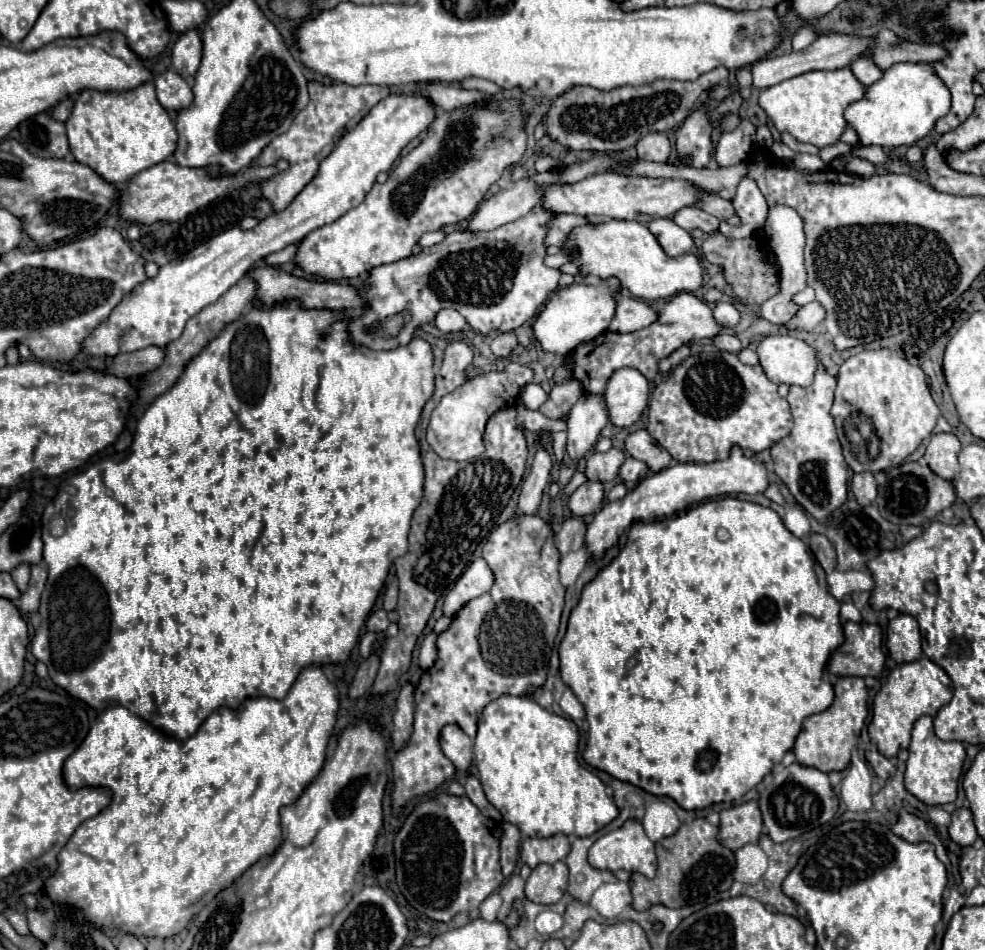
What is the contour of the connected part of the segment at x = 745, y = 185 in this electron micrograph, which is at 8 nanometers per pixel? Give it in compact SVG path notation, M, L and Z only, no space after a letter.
M742 179L736 191L736 197L732 199L734 213L742 217L742 225L726 225L726 221L720 223L720 231L730 239L742 239L752 235L754 231L762 229L768 215L768 205L764 195L760 193L758 185L752 179Z

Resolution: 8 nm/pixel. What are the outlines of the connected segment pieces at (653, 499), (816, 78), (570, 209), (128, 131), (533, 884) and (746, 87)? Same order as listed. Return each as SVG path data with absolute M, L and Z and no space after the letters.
M732 449L726 461L712 463L676 463L664 471L658 471L638 483L624 499L604 503L598 513L586 525L586 553L590 559L602 559L604 553L616 545L618 537L637 521L655 520L674 515L676 511L700 503L718 495L736 493L762 493L768 487L768 473L764 463L748 459L740 449Z
M848 67L834 71L808 71L798 77L786 79L760 93L760 107L780 133L790 133L802 143L816 145L818 149L838 141L846 127L844 109L864 97L864 87Z
M598 173L598 177L586 177L574 185L550 185L542 195L540 205L550 213L572 213L588 219L636 219L650 221L656 217L672 217L678 209L694 205L698 185L674 179L648 179L626 177L618 173Z
M154 83L120 95L82 91L66 121L70 151L78 163L92 167L116 187L130 183L140 171L166 161L176 149L178 133L168 111L158 103Z
M558 861L554 865L538 865L526 879L526 897L534 903L558 903L568 887L568 867Z
M738 69L738 71L736 71L736 79L738 79L738 83L742 85L742 97L748 99L748 97L750 97L750 81L752 81L750 71L748 71L748 69Z

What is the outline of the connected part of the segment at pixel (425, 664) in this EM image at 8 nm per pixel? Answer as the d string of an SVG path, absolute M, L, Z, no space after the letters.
M428 633L420 645L420 667L426 671L430 669L430 665L434 665L436 657L438 657L438 649L436 649L436 633Z

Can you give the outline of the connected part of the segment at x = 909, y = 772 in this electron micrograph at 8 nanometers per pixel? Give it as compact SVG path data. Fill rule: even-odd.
M922 715L912 729L912 741L908 747L908 761L906 761L906 773L904 783L908 793L912 793L916 799L920 799L926 805L944 805L952 803L958 795L958 781L962 775L962 763L966 757L964 745L960 741L942 741L934 735L932 729L932 717Z

